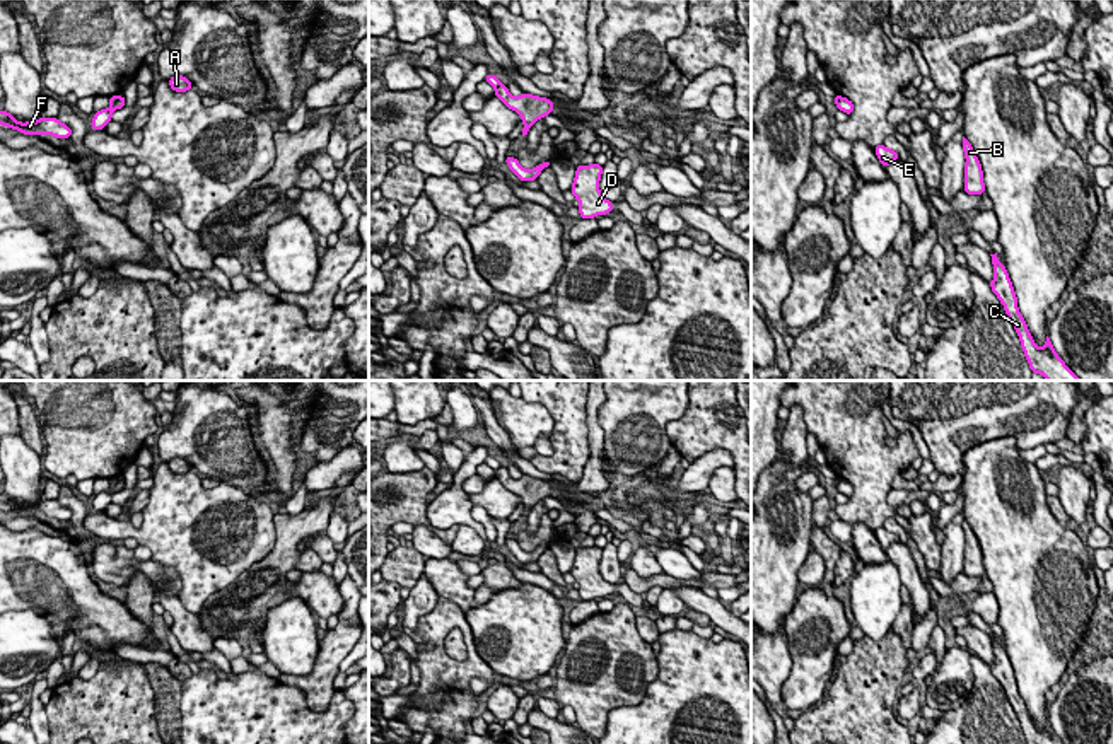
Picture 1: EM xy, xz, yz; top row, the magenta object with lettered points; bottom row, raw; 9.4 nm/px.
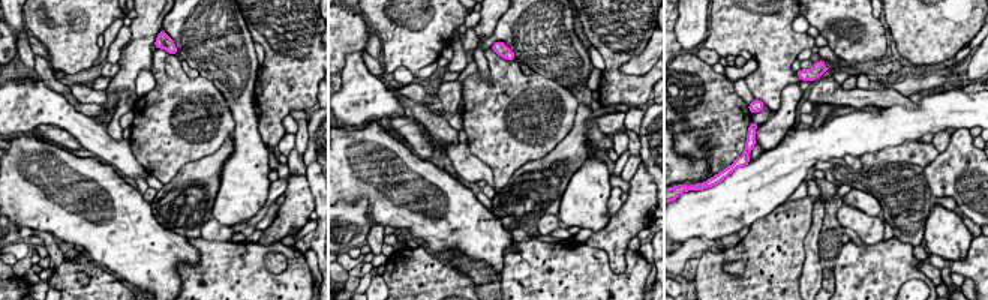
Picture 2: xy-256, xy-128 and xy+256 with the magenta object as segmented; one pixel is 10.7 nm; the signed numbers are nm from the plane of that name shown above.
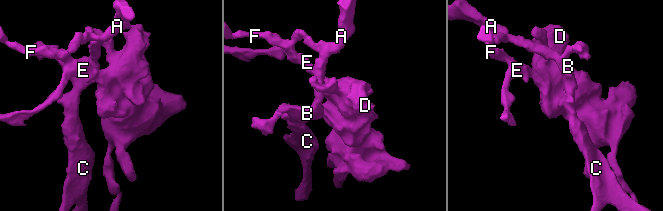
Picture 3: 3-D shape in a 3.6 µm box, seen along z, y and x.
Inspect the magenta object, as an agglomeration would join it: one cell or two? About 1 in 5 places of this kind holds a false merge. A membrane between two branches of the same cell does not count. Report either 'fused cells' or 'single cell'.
fused cells

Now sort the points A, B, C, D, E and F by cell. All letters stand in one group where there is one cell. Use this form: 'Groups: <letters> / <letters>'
Groups: A B C / D E F

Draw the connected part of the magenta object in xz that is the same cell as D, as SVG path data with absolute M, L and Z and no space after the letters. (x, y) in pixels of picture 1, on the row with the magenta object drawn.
M577 166L575 179L570 188L579 205L580 218L594 218L613 212L613 203L599 191L603 166Z

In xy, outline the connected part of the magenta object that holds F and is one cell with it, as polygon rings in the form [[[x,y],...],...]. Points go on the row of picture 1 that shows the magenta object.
[[[0,111],[0,125],[7,128],[14,128],[24,135],[53,135],[61,138],[70,138],[72,130],[70,126],[63,125],[58,118],[41,118],[38,121],[19,123],[12,114],[7,111]]]

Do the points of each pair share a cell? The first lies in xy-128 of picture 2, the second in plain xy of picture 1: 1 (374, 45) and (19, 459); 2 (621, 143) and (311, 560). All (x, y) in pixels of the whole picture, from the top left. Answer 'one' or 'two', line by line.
1: two
2: one

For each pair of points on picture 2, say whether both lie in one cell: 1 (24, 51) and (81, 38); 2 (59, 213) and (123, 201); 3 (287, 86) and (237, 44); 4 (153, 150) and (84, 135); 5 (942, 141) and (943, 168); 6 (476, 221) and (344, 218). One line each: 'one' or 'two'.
1: two
2: one
3: two
4: two
5: two
6: two

